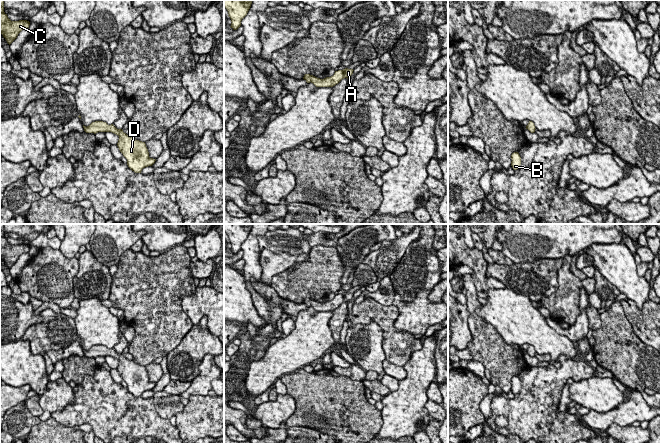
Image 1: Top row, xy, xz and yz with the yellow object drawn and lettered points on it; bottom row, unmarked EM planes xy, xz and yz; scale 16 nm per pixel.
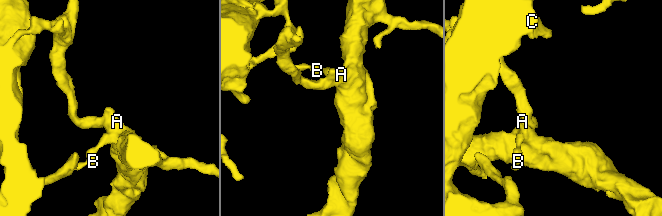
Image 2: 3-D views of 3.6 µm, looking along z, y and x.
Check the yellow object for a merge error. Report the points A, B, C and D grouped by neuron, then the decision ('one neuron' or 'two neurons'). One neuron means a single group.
A B D / C; two neurons

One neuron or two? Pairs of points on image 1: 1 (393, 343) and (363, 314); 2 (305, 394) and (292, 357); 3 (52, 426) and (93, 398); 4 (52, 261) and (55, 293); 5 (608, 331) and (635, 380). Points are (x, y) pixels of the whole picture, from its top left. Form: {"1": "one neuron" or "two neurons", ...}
{"1": "one neuron", "2": "two neurons", "3": "two neurons", "4": "one neuron", "5": "one neuron"}

